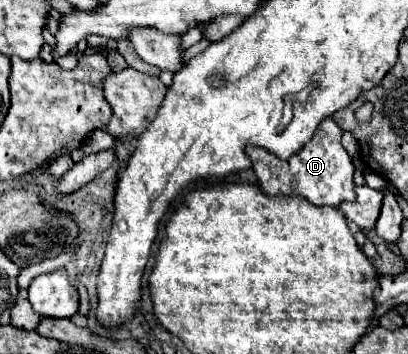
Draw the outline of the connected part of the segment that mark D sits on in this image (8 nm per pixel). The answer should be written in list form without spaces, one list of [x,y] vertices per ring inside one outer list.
[[[324,118],[312,136],[312,140],[298,150],[298,154],[288,160],[276,158],[272,152],[248,146],[246,154],[252,160],[252,168],[258,176],[258,184],[266,194],[286,194],[286,196],[304,196],[314,206],[340,206],[346,200],[355,200],[355,184],[353,182],[354,165],[348,152],[340,144],[342,130],[334,124],[332,118]]]

